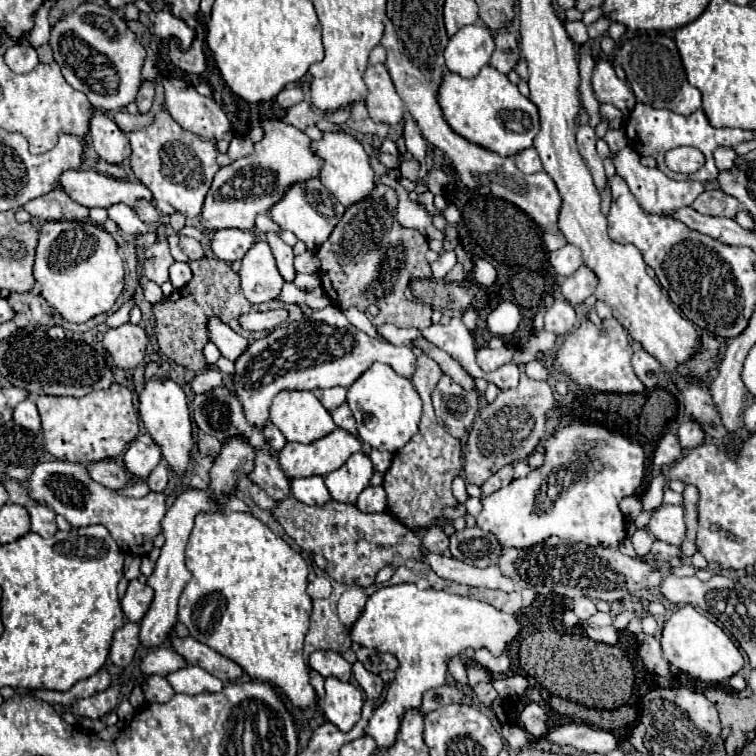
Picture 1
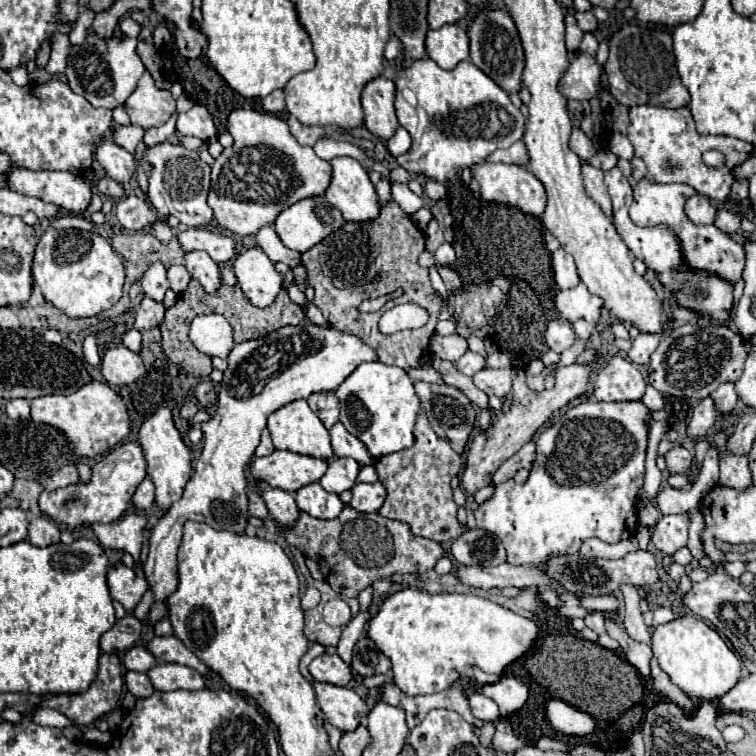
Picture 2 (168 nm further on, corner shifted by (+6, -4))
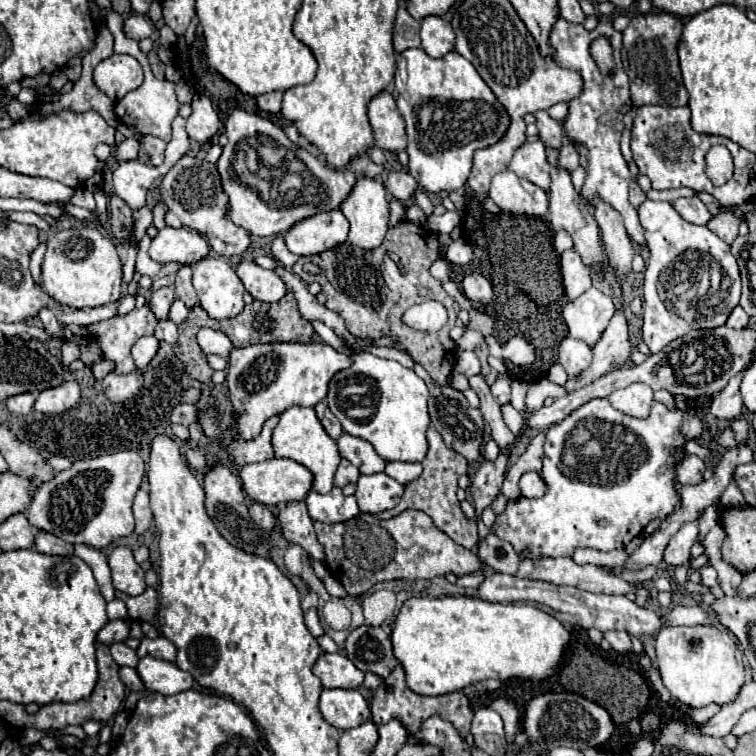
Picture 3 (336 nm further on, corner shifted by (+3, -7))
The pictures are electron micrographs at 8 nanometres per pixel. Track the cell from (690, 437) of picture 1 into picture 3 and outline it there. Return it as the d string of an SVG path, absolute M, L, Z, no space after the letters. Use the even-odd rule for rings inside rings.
M744 372L730 378L728 386L712 400L710 414L716 416L718 420L734 420L740 416L740 412L742 412L742 398L740 398L742 376L744 376Z

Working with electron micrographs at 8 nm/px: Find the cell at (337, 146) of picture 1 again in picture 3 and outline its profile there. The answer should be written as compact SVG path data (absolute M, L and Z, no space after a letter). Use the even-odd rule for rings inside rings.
M360 174L354 188L340 204L342 214L350 222L348 240L364 250L382 244L388 230L388 200L382 182Z

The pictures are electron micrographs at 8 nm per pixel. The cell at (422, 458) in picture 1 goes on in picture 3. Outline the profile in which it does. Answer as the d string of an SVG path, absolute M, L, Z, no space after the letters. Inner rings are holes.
M430 426L428 432L426 432L426 438L428 438L428 454L426 454L426 458L422 462L424 472L416 480L404 484L404 494L402 494L402 500L398 502L398 506L392 508L392 510L382 512L378 518L380 520L390 520L390 518L394 518L400 512L410 510L410 508L412 510L422 510L456 544L472 550L478 544L478 532L476 532L476 522L474 520L468 520L468 518L473 519L475 517L475 509L467 500L461 503L456 500L456 490L458 490L458 484L456 482L458 482L458 478L462 474L468 472L468 462L458 452L454 452L452 448L446 448L442 436L436 432L436 428ZM460 506L462 510L460 510Z

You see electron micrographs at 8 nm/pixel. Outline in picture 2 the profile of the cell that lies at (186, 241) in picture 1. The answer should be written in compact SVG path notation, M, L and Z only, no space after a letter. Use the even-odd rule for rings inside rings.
M191 251L185 255L185 267L191 273L193 279L197 279L201 283L201 287L207 293L217 293L223 277L221 277L221 269L219 265L203 251Z

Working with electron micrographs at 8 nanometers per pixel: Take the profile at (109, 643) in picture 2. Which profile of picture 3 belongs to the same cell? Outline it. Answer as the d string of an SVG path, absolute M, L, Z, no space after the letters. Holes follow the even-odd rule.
M114 620L114 622L108 622L98 632L98 642L110 646L110 644L116 644L116 642L124 642L128 636L130 636L128 620Z

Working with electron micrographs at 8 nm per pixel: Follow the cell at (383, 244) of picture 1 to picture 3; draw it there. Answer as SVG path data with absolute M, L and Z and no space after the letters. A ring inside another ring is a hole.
M400 222L400 224L388 228L384 242L382 242L378 248L374 248L374 250L358 248L358 246L354 246L352 242L346 240L344 244L338 244L338 246L334 246L334 248L322 252L322 254L316 254L316 256L302 256L302 258L296 262L296 266L294 266L292 270L302 270L302 266L304 266L306 262L316 262L322 272L320 272L320 276L314 276L314 282L318 282L318 284L322 286L322 292L326 294L326 304L324 304L324 306L326 306L328 310L338 312L338 314L344 318L346 328L348 328L348 332L350 332L352 336L356 336L356 338L366 338L366 340L380 340L380 338L384 338L384 336L394 338L394 340L398 342L398 348L400 348L400 350L404 350L406 354L410 354L410 356L414 358L414 362L422 364L424 370L430 374L430 378L432 378L436 384L444 386L444 384L448 384L448 376L450 376L452 366L454 366L452 362L446 362L446 356L448 356L448 352L454 350L454 342L450 340L448 330L454 326L456 308L454 308L454 300L442 290L440 280L436 280L436 278L430 276L430 272L428 272L430 264L438 258L438 254L440 254L440 250L438 250L438 240L436 240L436 236L432 236L430 232L426 232L424 228L420 228L420 226L416 226L416 224L412 224L412 222ZM424 272L428 272L430 298L436 298L438 302L442 302L442 304L446 306L446 310L448 310L448 316L450 316L448 324L446 324L440 332L434 332L434 334L416 332L416 330L404 326L402 320L400 320L400 316L404 314L406 308L418 304L418 302L422 300L420 296L416 296L416 286L418 286L418 284L424 284L424 280L422 280L422 274L424 274Z

